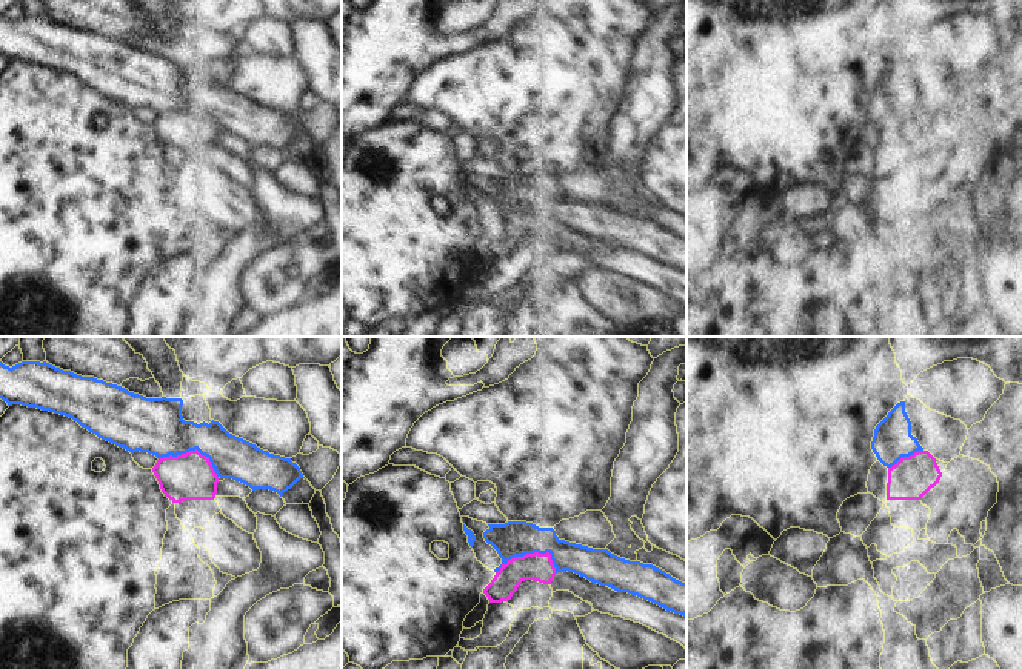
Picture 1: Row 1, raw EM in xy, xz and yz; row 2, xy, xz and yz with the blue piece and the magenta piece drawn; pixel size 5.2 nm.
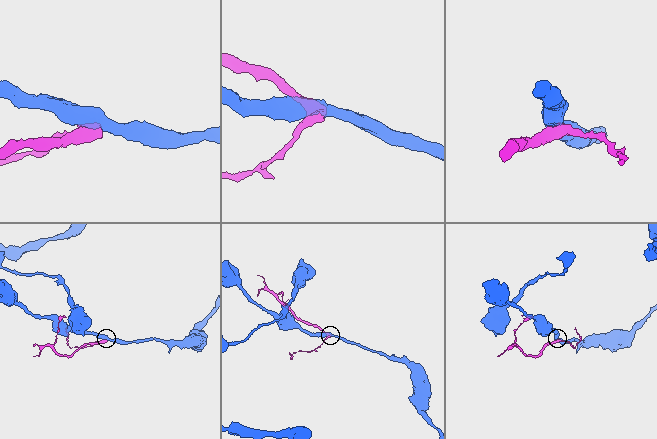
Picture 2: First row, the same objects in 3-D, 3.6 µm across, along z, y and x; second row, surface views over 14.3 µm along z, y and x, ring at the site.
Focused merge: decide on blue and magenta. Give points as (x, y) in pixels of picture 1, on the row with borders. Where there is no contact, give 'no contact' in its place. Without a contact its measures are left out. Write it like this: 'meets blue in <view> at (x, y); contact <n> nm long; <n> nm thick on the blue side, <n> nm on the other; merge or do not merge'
meets blue in xz at (530, 552); contact 320 nm long; 190 nm thick on the blue side, 150 nm on the other; do not merge

